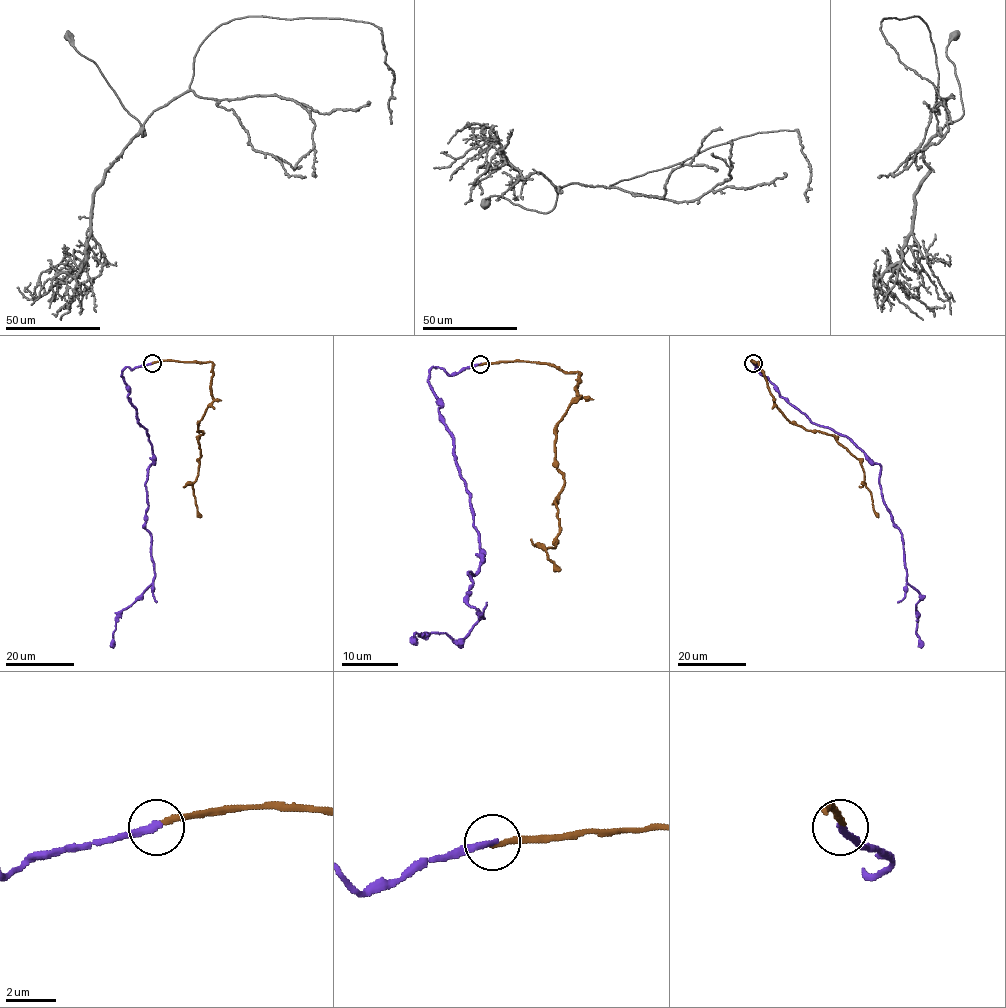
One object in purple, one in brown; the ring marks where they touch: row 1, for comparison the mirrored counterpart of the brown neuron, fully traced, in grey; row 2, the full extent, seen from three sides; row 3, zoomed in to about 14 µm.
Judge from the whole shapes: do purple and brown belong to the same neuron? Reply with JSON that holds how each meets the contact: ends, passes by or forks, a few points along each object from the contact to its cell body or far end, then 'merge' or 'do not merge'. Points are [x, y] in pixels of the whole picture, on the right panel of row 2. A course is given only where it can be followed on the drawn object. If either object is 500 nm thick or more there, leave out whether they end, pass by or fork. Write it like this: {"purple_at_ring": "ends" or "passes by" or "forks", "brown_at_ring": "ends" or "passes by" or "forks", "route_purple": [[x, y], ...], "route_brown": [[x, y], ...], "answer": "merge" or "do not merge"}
{"purple_at_ring": "ends", "brown_at_ring": "ends", "route_purple": [[753, 363], [812, 422], [847, 436], [880, 466], [881, 496], [902, 536], [906, 579], [920, 594], [921, 648]], "route_brown": [[753, 363], [758, 363], [774, 402], [788, 420], [806, 430], [832, 435], [860, 461], [878, 517]], "answer": "do not merge"}

